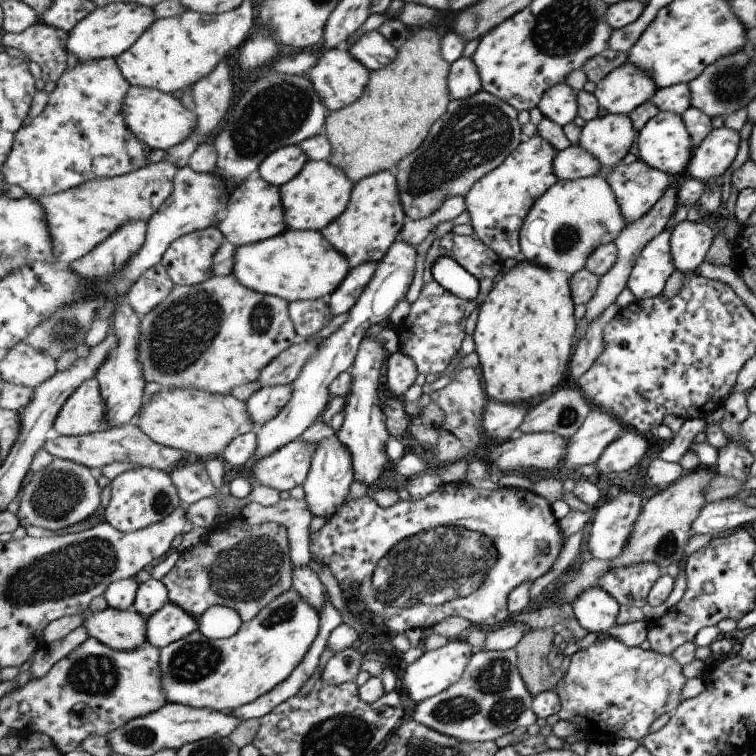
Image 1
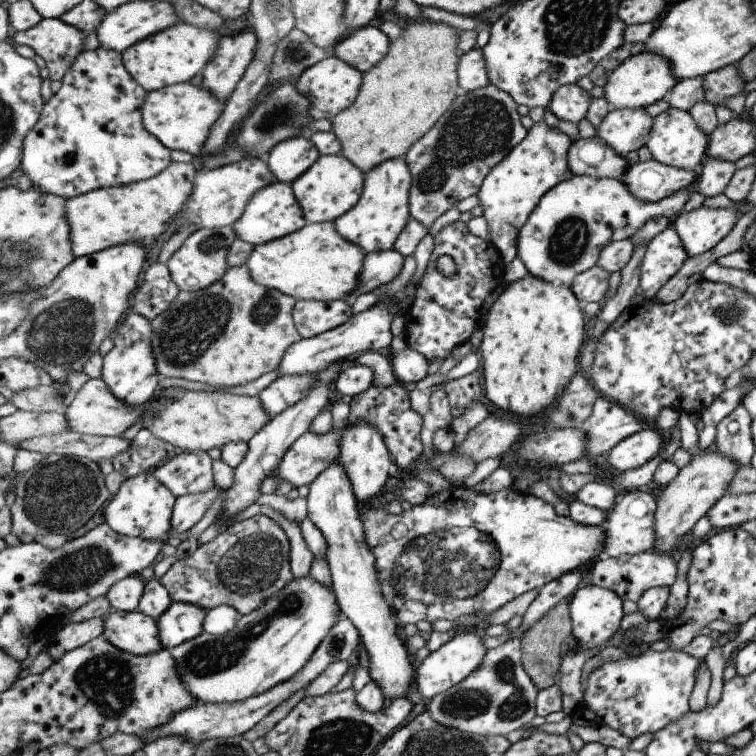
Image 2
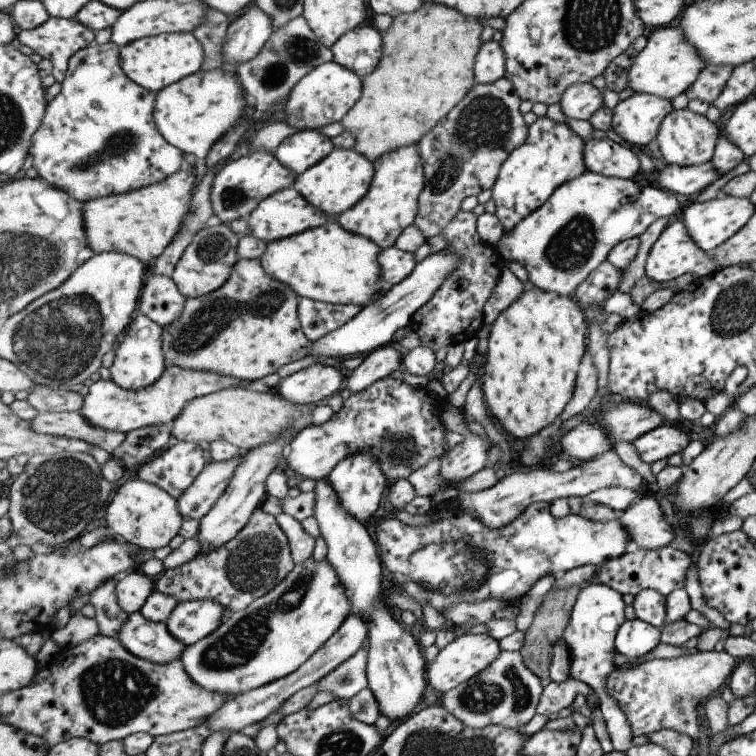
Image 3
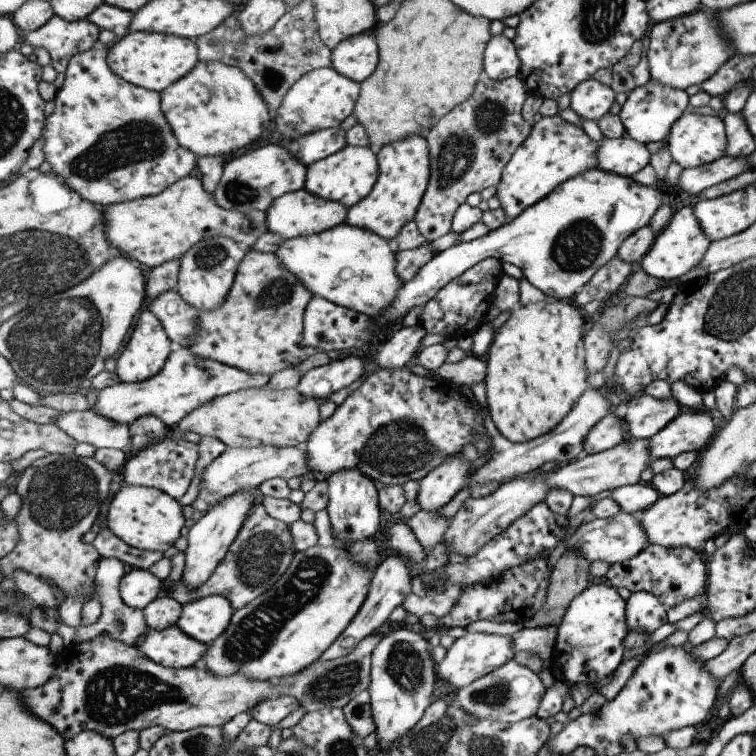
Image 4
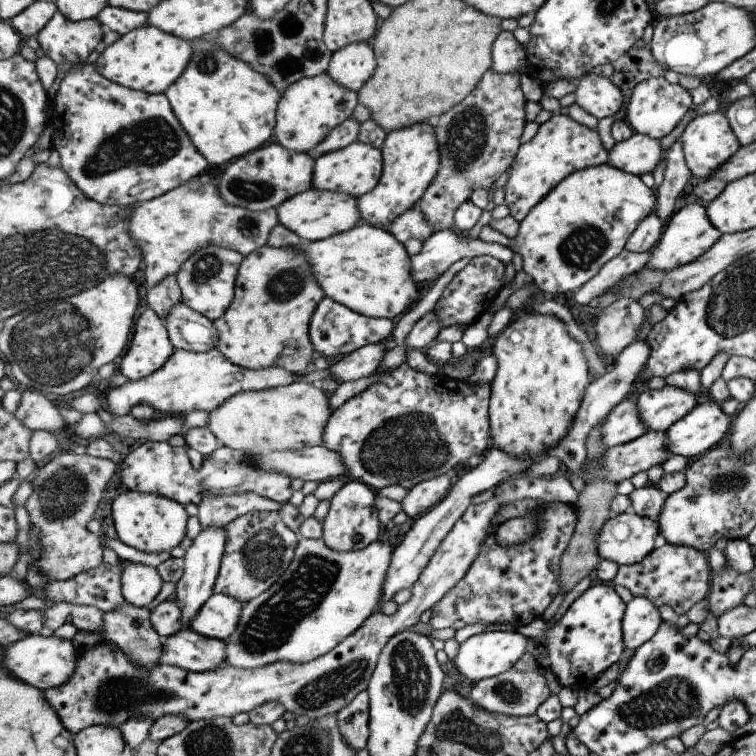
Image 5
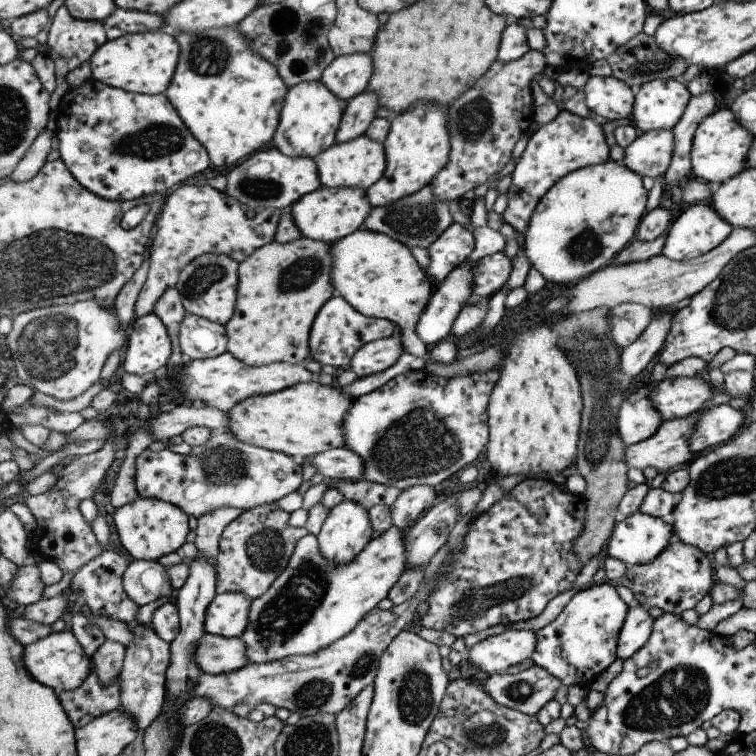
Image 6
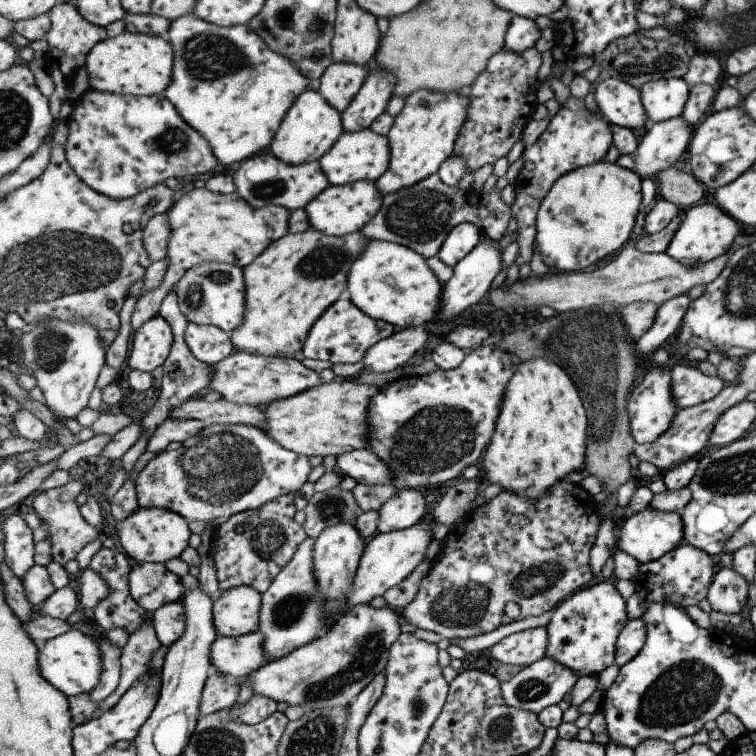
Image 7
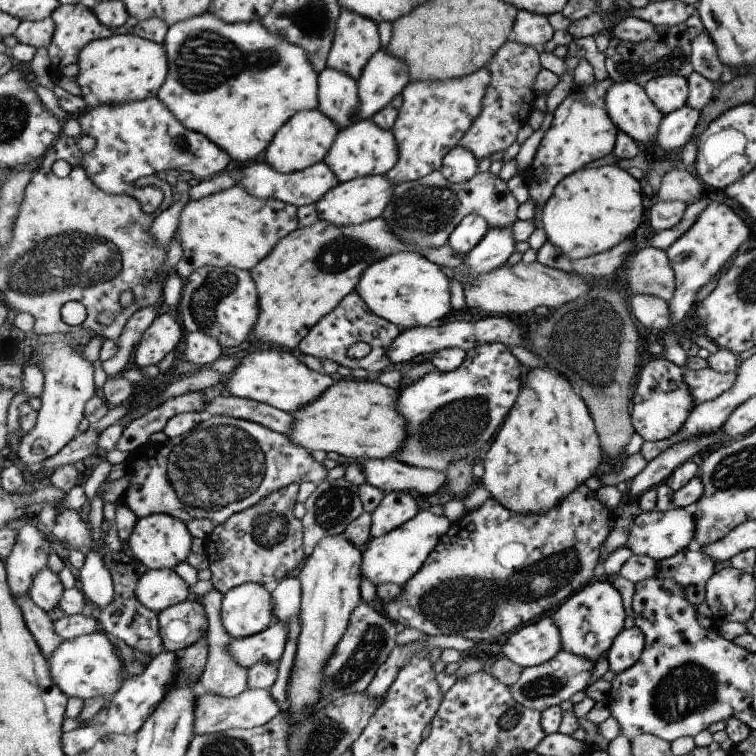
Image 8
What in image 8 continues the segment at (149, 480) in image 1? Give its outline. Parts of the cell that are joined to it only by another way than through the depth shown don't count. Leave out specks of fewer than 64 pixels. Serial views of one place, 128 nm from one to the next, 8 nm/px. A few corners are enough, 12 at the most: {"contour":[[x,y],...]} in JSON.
{"contour":[[139,519],[128,544],[149,570],[175,569],[192,552],[187,524]]}

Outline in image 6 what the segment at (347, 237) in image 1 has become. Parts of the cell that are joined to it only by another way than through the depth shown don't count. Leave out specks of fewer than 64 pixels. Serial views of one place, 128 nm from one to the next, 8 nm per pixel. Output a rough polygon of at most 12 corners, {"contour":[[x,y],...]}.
{"contour":[[419,102],[391,118],[386,208],[424,190],[452,152],[449,114]]}

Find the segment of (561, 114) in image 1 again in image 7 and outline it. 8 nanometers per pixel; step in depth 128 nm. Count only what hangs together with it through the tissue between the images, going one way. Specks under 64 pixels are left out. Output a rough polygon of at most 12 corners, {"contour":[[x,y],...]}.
{"contour":[[612,77],[594,85],[608,123],[640,135],[648,124],[641,90]]}

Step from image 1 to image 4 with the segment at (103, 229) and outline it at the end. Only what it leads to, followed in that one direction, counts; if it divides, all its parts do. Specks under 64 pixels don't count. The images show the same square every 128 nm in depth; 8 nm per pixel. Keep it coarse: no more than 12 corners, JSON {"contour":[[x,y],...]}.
{"contour":[[203,179],[106,206],[109,242],[148,270],[225,236],[253,249],[266,212],[225,209]]}

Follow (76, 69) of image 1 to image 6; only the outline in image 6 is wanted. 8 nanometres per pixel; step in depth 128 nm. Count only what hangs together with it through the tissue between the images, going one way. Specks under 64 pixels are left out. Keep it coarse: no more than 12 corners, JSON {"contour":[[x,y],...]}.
{"contour":[[91,77],[60,157],[101,199],[165,195],[212,164],[165,93]]}

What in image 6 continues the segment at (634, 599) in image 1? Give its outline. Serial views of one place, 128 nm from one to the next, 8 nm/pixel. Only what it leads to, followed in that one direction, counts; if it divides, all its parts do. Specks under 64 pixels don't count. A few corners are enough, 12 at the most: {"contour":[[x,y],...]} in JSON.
{"contour":[[678,541],[619,584],[680,615],[709,594],[710,556]]}

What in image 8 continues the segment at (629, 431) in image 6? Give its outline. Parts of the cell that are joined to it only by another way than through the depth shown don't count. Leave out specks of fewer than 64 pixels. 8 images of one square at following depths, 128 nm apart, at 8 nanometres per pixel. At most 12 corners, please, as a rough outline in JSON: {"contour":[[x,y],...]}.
{"contour":[[662,355],[642,370],[633,425],[669,439],[694,403],[681,370]]}

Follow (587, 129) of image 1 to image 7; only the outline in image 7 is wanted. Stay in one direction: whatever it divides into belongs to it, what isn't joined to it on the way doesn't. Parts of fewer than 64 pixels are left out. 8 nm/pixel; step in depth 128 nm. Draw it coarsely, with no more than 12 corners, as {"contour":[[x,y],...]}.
{"contour":[[683,79],[650,81],[641,92],[647,127],[680,117],[688,101]]}

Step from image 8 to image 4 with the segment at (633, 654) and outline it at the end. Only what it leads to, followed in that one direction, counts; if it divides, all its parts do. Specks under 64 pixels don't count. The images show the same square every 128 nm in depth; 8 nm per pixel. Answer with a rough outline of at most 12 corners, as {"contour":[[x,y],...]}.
{"contour":[[647,591],[626,600],[628,630],[651,634],[666,608]]}

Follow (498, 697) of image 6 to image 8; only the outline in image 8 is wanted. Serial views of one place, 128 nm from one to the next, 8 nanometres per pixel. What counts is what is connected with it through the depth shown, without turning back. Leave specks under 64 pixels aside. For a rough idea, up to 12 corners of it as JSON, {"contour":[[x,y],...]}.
{"contour":[[562,650],[510,687],[543,713],[585,691],[596,664]]}

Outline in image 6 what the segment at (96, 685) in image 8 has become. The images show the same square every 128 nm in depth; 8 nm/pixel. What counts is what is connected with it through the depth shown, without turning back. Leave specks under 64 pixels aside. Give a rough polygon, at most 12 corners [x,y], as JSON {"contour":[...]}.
{"contour":[[70,630],[24,648],[24,664],[59,695],[92,672]]}

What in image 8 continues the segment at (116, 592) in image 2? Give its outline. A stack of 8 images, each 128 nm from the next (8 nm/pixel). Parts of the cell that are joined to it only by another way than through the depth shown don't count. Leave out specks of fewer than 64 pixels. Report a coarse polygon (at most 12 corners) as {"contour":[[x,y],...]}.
{"contour":[[151,569],[138,600],[158,614],[192,598],[174,569]]}

